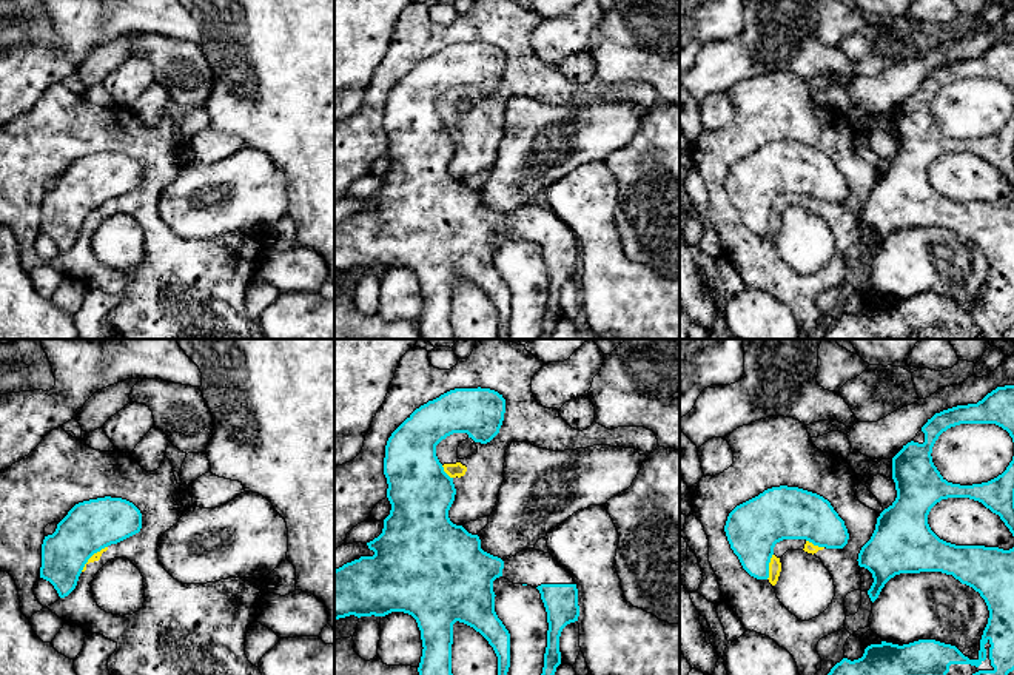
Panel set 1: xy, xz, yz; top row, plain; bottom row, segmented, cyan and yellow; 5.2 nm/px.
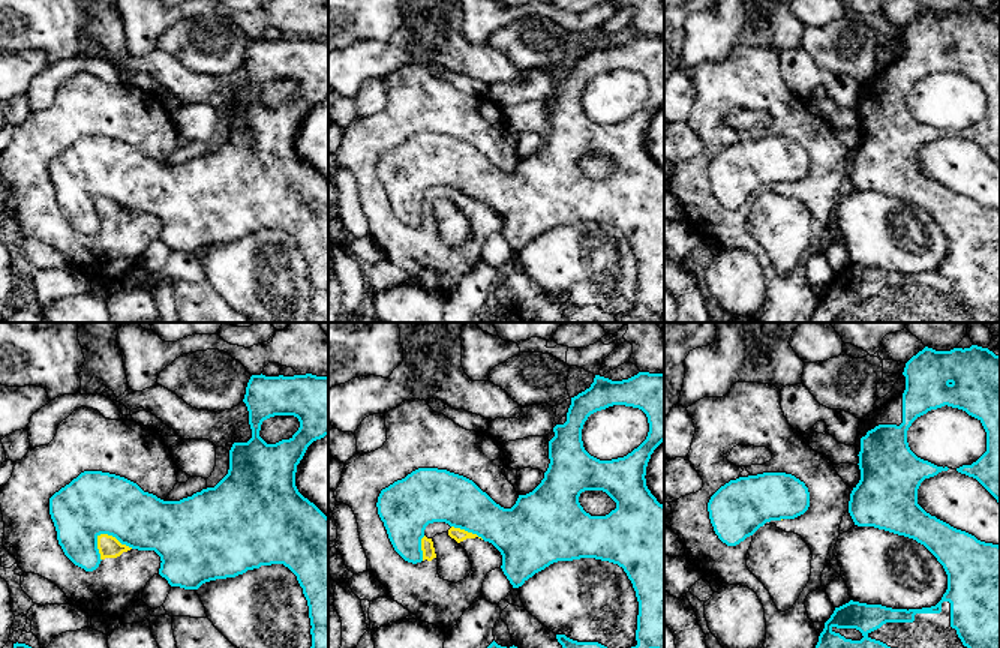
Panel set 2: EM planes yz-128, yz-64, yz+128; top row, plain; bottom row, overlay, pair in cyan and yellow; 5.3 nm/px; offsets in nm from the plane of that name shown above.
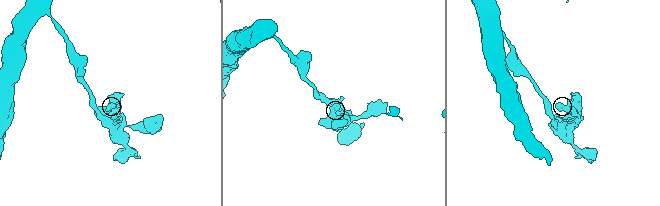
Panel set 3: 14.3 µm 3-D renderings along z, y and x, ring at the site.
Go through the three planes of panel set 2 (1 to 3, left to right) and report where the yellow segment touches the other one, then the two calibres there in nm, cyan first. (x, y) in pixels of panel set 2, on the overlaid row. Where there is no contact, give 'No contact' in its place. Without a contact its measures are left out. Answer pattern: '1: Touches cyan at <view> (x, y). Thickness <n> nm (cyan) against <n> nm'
1: Touches cyan at yz-128 (114, 536). Thickness 340 nm (cyan) against 120 nm
2: Touches cyan at yz-64 (468, 531). Thickness 280 nm (cyan) against 70 nm
3: No contact

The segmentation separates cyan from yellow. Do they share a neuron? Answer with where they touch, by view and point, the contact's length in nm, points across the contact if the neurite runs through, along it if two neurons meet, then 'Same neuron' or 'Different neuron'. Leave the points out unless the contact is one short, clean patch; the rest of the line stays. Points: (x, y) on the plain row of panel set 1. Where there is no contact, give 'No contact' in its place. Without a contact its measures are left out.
Touches cyan at yz (768, 221). Shared border 140 nm. Different neuron

